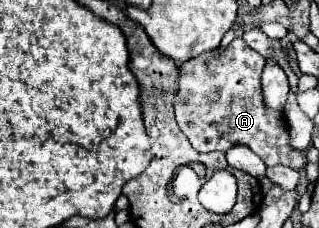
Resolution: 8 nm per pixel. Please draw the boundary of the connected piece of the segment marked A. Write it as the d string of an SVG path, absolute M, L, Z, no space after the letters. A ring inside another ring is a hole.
M233 39L233 43L225 51L215 49L195 59L189 59L179 67L181 79L179 79L179 93L175 95L175 119L185 137L191 141L193 149L199 153L227 151L229 147L243 143L253 153L257 153L267 165L289 165L293 169L301 169L303 153L293 151L289 147L289 125L285 113L267 109L263 103L261 83L259 83L263 67L265 67L265 57L253 51L249 45L245 45L243 39Z

